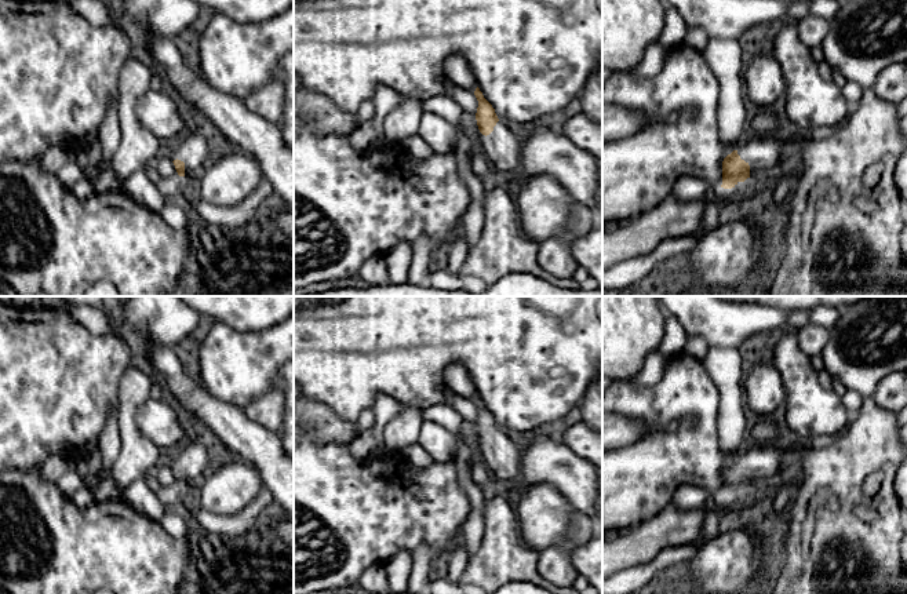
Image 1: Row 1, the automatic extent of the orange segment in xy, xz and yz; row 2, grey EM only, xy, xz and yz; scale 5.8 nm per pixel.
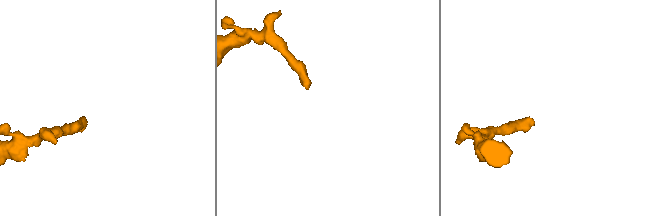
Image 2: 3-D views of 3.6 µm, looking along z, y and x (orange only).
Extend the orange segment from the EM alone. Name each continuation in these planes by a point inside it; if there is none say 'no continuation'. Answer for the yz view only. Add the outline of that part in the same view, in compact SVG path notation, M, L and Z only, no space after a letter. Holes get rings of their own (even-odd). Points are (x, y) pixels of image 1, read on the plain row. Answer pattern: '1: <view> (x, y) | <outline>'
1: yz (764, 463) | M779 442L753 444L743 456L737 458L737 463L750 474L750 485L760 485L784 477L784 453Z

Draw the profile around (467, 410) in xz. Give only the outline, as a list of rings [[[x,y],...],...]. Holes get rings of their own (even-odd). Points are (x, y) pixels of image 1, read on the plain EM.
[[[448,390],[448,400],[449,405],[456,409],[463,419],[476,424],[478,409],[473,401],[466,400],[451,390]]]

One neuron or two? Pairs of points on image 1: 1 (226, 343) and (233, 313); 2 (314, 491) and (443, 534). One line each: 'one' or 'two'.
1: two
2: one

